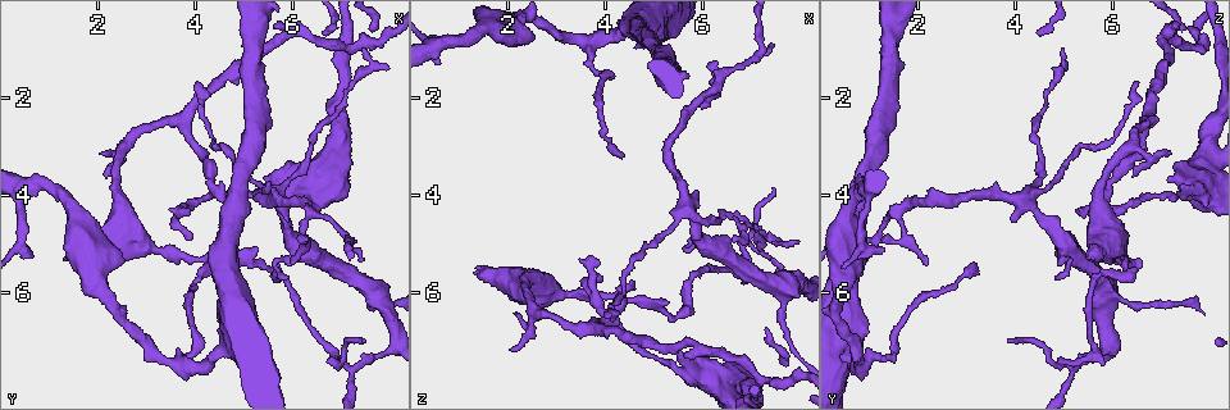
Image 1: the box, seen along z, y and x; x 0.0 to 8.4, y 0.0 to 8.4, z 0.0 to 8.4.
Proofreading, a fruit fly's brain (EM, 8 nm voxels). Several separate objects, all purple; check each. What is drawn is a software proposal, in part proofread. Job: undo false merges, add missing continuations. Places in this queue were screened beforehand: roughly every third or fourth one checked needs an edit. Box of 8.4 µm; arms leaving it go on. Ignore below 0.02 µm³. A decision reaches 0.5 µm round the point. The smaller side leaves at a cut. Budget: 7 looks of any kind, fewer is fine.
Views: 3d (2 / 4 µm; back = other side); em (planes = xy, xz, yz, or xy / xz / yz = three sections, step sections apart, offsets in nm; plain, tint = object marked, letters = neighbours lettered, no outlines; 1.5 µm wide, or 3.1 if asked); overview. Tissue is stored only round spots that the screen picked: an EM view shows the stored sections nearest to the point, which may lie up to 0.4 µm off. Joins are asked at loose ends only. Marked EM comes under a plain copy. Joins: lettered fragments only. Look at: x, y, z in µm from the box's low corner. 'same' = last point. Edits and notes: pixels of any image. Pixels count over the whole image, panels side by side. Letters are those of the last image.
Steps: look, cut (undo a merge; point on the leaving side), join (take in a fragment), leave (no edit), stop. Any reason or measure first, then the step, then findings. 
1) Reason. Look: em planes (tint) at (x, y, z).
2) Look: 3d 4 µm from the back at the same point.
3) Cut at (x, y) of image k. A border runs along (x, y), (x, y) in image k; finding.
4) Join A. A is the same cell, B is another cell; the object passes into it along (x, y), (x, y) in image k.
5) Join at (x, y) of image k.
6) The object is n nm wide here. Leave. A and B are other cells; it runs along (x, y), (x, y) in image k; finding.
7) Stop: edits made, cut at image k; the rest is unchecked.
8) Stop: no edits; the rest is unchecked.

An open end. Look: em xy step 8 (letters) at (0.65, 5.15, 1.30).

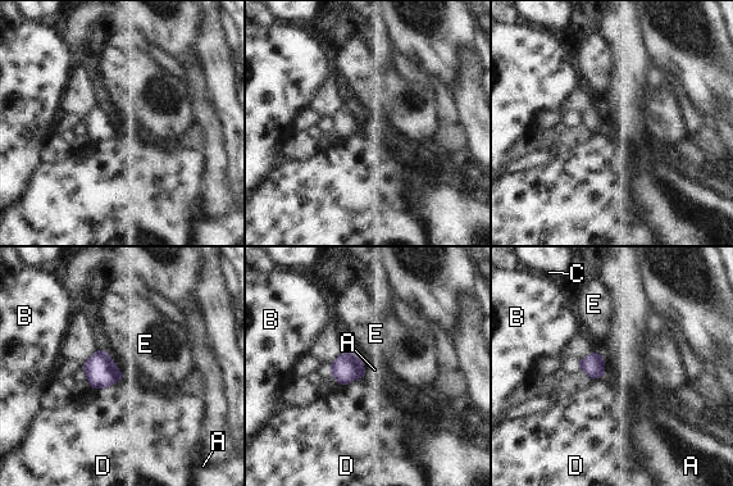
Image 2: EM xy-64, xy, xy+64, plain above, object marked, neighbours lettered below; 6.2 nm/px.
Look: em planes (letters) at the same point.

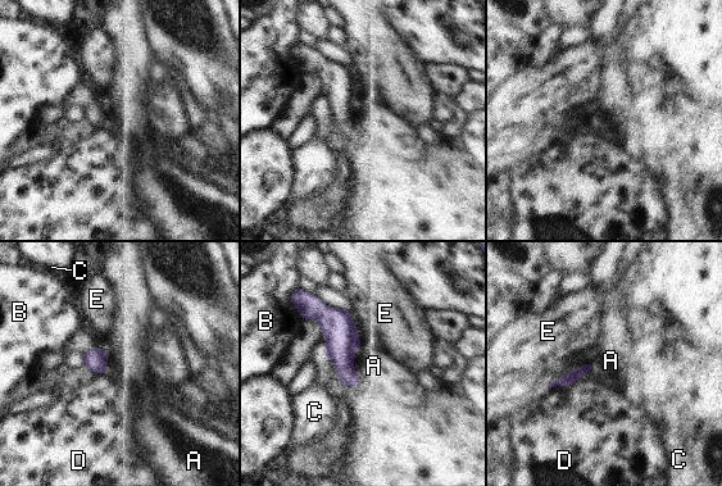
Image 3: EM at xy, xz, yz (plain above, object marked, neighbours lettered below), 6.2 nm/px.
Leave. A, B, C, D and E are other cells; none of them fits.

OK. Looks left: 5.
Thick turns thin. Look: 3d 4 µm at (2.35, 3.65, 5.75).

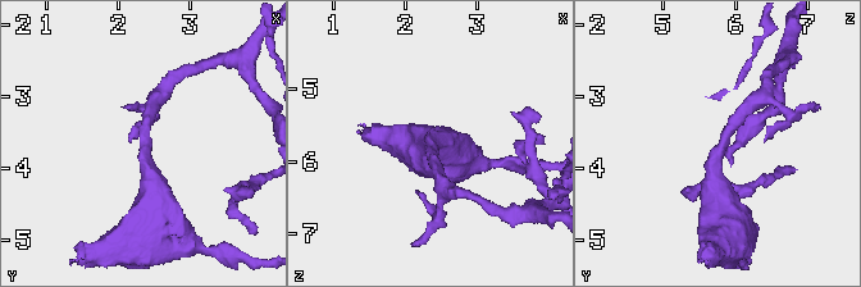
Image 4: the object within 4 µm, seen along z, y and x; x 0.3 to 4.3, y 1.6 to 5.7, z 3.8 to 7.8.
Look: em yz step 4 (tint) at (2.35, 3.70, 5.80).

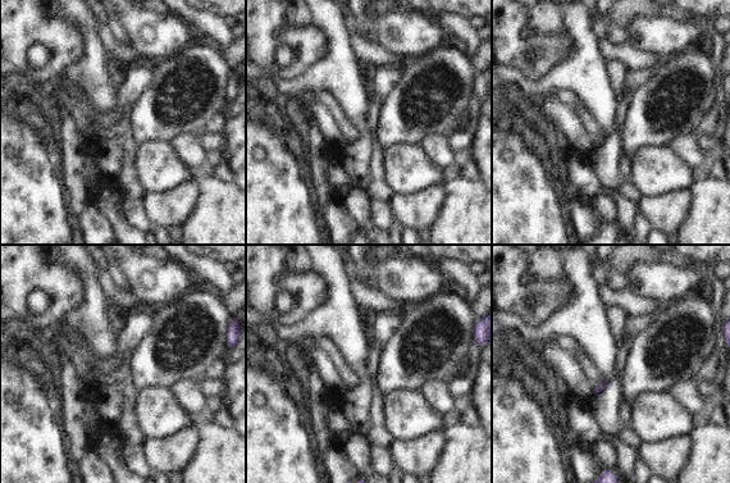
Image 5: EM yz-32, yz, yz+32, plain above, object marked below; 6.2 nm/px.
Look: em planes (letters) at the same point.

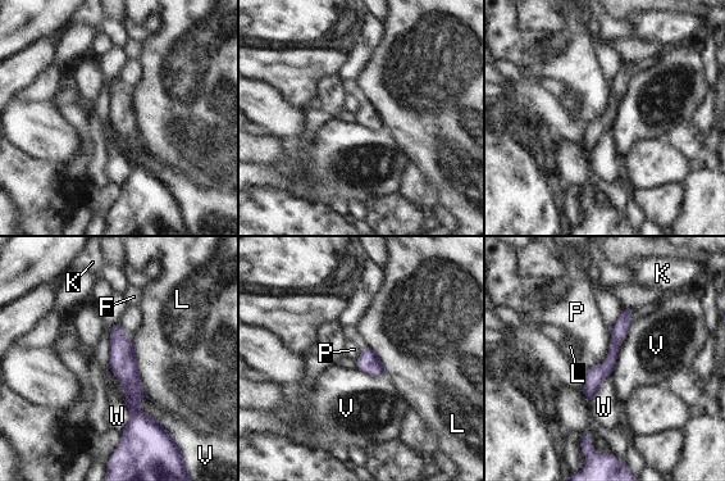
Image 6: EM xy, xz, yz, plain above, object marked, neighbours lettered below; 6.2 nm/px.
The longest contact is with V, 360 nm. Leave. F, K, L, P, V and W are other cells; it runs along (118, 327), (133, 388), (126, 434) in image 6; all the same neuron.

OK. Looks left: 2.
Thin end. Look: em planes (letters) at (6.00, 5.40, 2.15).

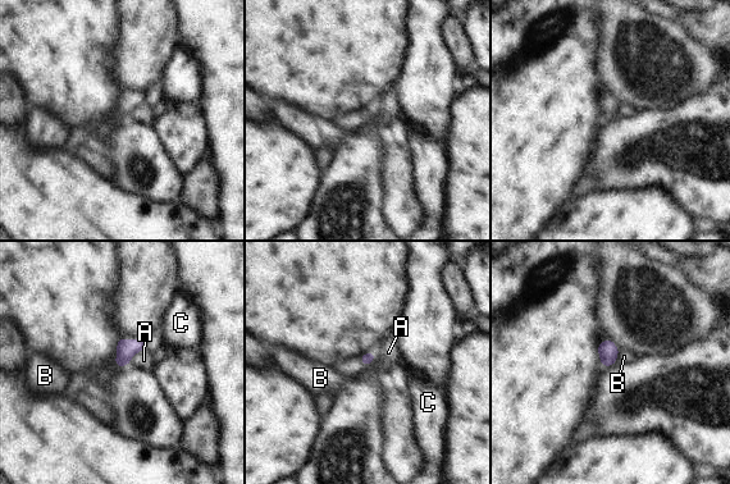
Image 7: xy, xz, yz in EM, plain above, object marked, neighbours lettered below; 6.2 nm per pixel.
Leave. A, B and C are other cells; a border runs along (144, 348), (137, 351), (128, 364) in image 7; none of them fits.

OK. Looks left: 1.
Stop: no edits; the rest is unchecked.

